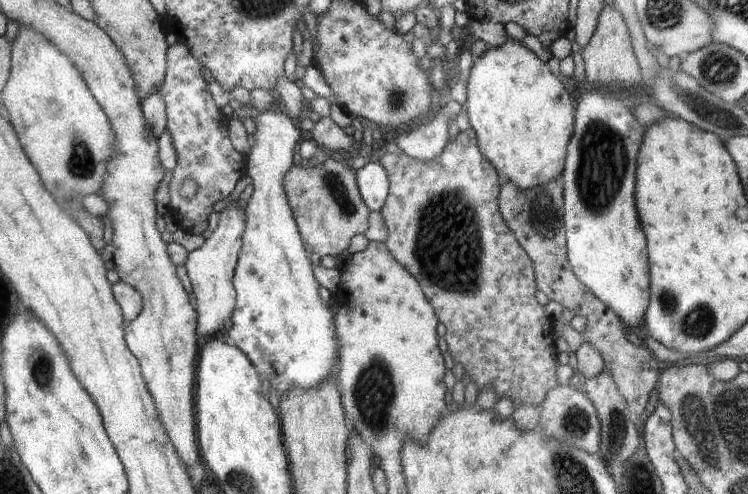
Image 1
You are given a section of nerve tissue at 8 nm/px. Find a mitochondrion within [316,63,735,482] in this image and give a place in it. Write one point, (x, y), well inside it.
(470, 243)

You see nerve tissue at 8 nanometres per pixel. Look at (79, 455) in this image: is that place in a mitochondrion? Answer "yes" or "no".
no

